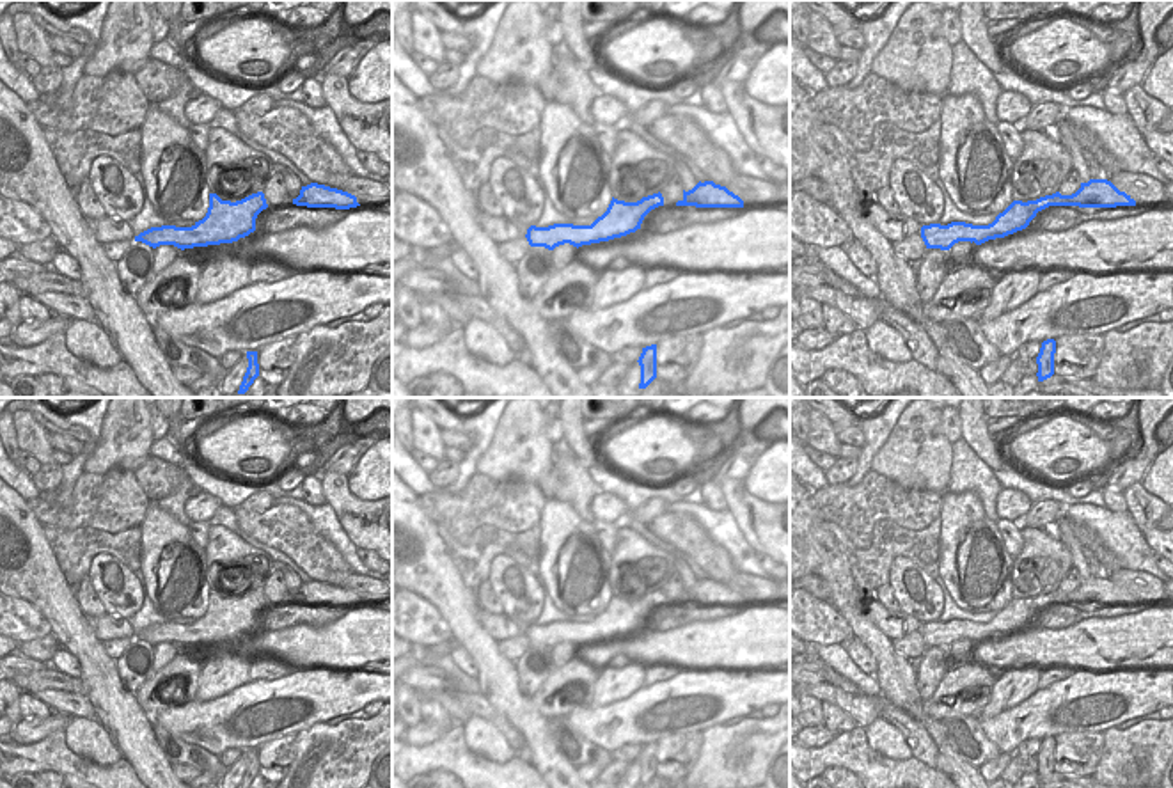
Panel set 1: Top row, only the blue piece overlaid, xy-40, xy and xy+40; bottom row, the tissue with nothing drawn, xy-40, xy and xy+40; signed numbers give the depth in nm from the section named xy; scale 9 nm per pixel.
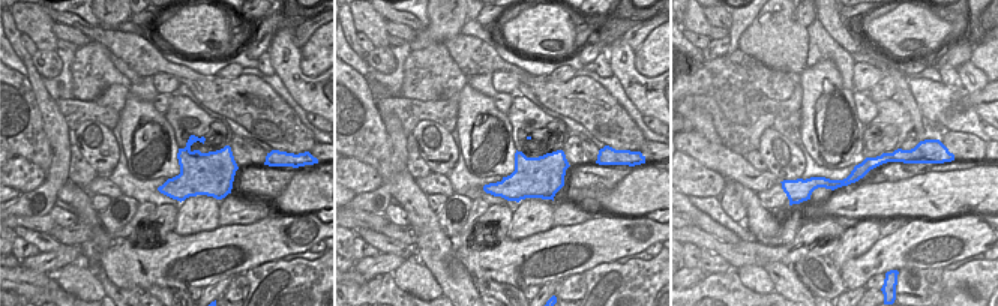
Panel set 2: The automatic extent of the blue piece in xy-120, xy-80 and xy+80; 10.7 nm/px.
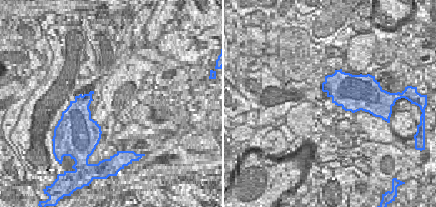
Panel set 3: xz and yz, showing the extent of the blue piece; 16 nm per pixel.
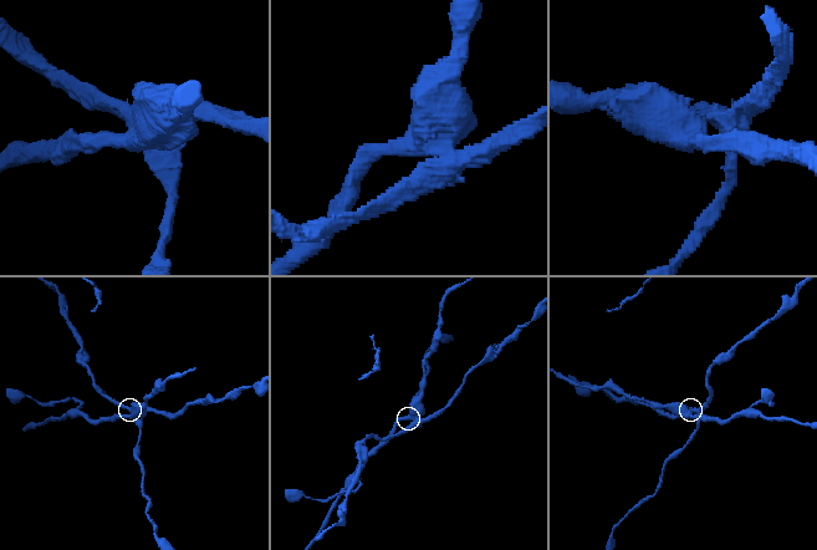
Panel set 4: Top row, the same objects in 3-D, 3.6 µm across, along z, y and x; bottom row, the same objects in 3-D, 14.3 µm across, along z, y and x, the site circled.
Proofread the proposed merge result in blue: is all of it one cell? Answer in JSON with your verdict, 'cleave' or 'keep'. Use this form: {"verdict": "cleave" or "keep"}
{"verdict": "cleave"}

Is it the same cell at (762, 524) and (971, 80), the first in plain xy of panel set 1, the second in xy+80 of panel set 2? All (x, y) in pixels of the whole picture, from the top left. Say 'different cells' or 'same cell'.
same cell

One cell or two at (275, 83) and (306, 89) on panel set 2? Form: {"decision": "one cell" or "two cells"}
{"decision": "two cells"}

